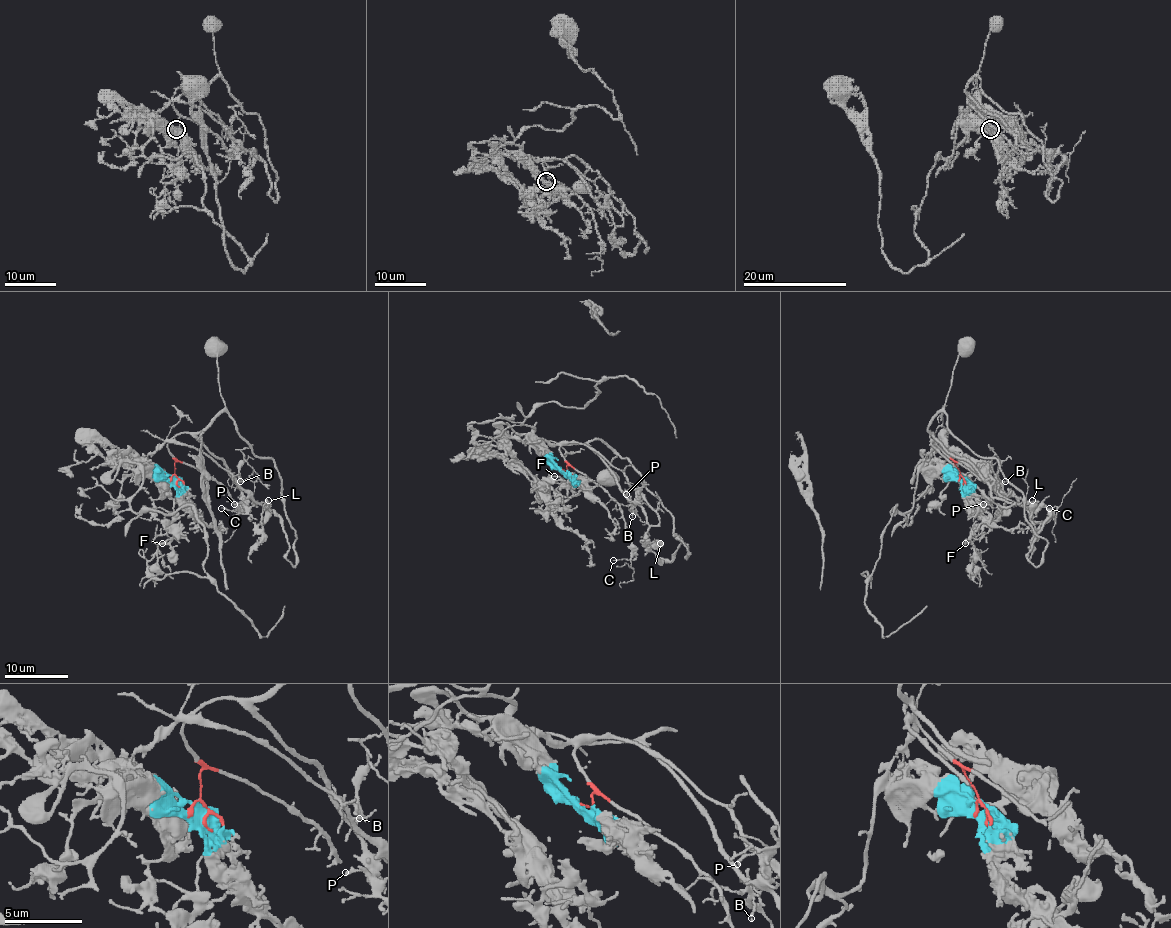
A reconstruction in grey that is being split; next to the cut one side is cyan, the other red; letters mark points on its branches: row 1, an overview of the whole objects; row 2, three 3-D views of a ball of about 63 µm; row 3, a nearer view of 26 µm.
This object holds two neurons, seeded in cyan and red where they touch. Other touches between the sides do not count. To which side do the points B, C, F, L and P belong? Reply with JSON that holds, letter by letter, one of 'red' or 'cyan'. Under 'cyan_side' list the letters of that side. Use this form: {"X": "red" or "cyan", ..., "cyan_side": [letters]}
{"B": "red", "C": "red", "F": "cyan", "L": "red", "P": "red", "cyan_side": ["F"]}

